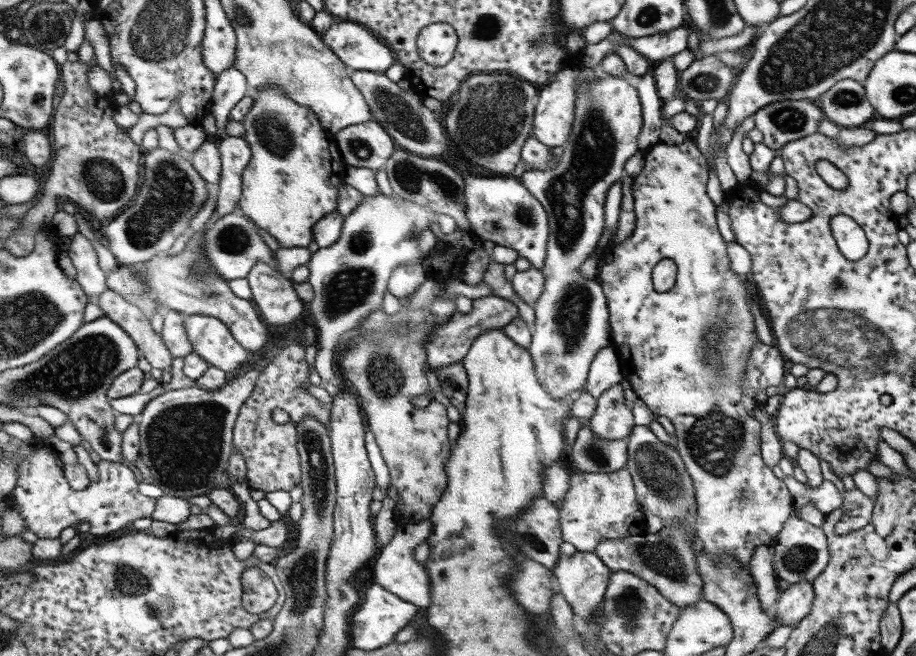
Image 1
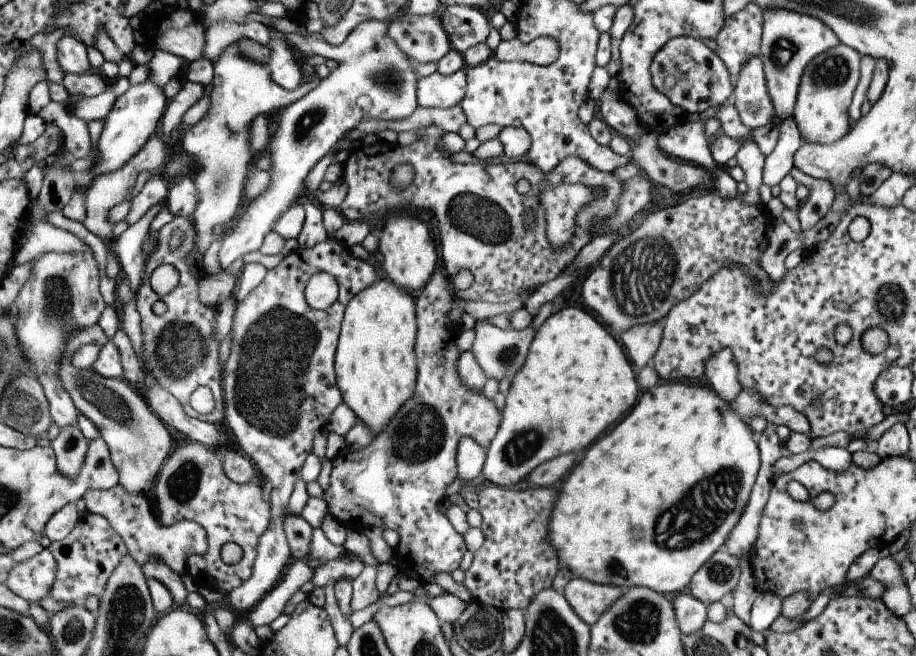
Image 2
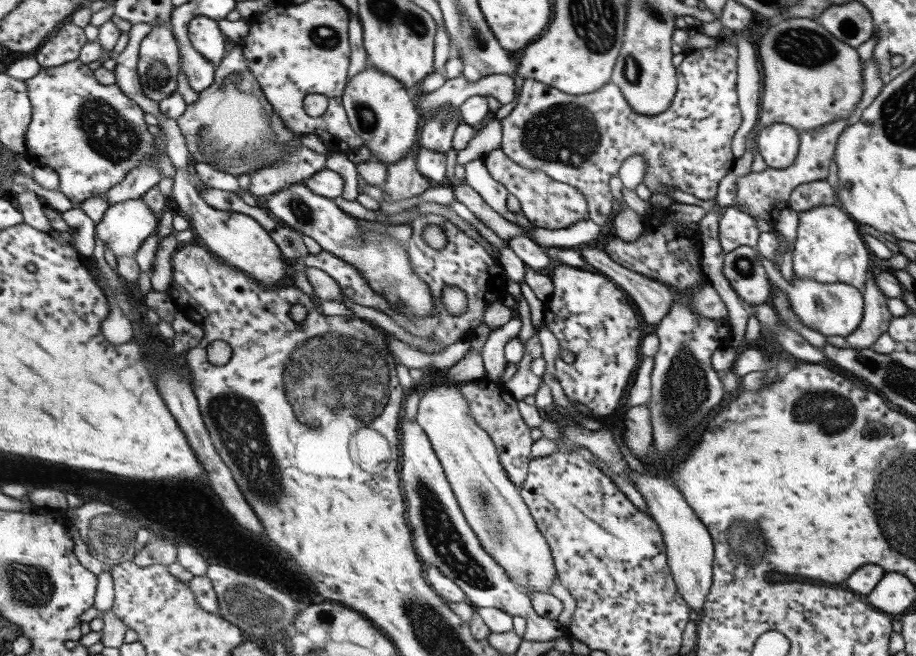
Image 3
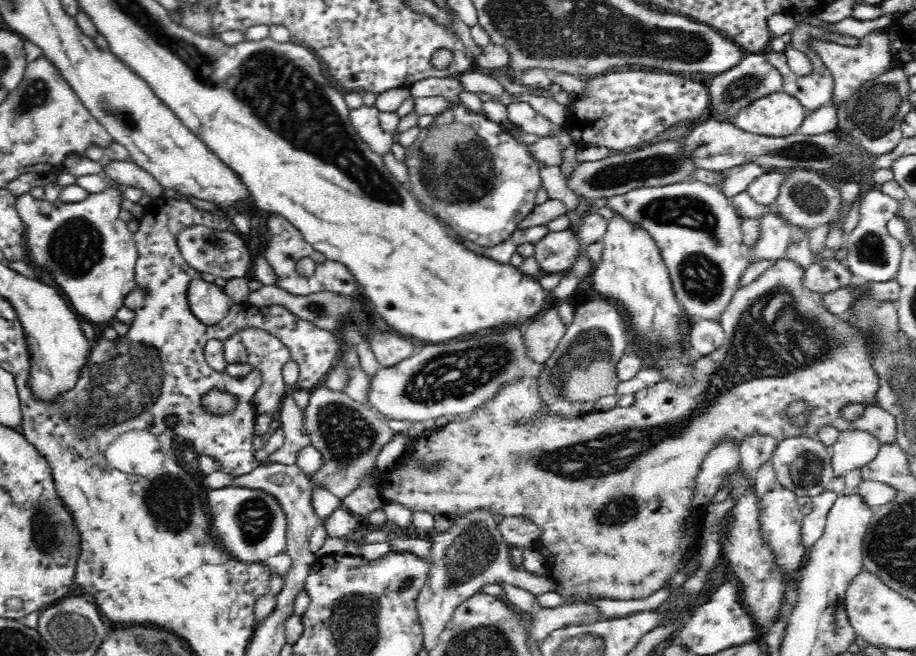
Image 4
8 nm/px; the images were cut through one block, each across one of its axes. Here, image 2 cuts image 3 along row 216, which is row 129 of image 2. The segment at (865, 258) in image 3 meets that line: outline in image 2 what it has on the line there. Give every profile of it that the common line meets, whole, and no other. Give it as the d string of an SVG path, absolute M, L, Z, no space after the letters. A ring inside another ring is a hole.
M841 44L819 54L809 62L809 66L805 66L797 88L795 110L791 116L803 142L831 144L847 134L851 126L847 118L847 108L859 84L859 70L861 70L861 54Z

